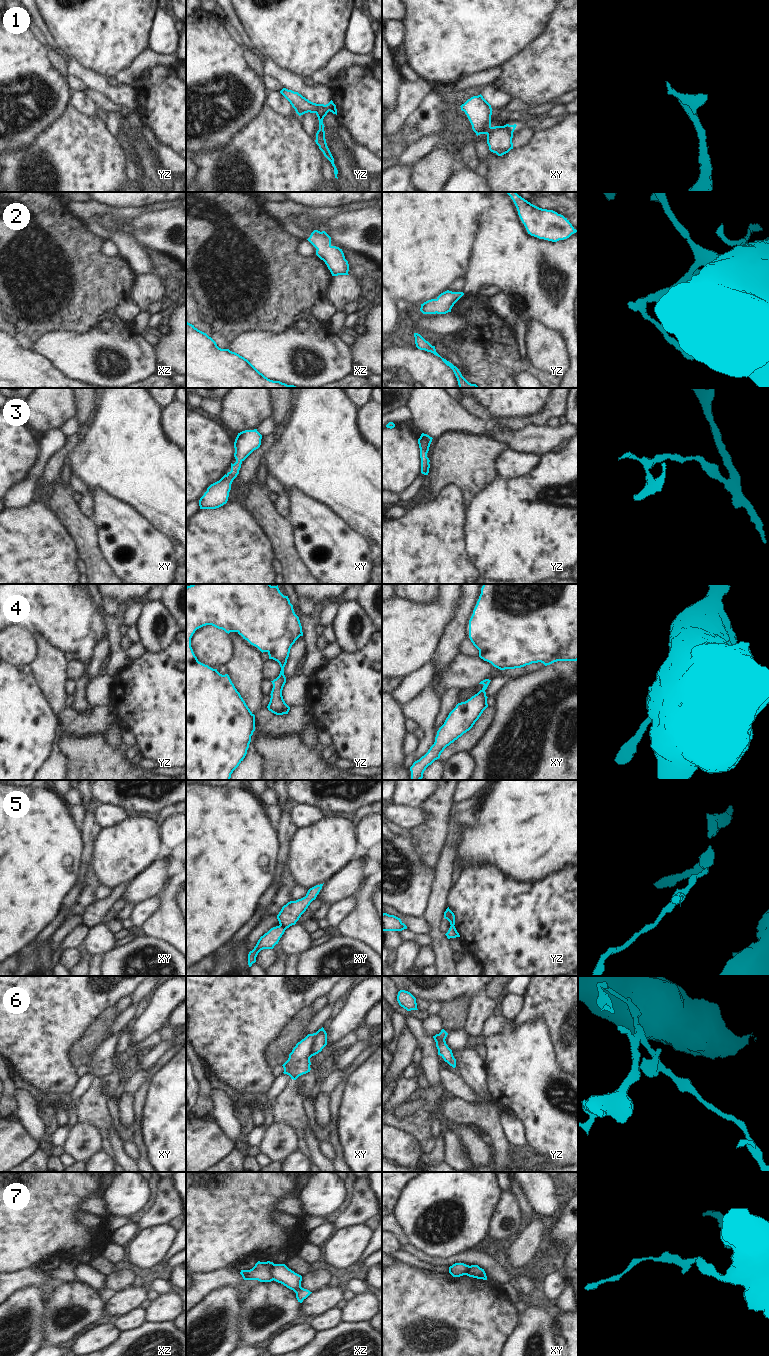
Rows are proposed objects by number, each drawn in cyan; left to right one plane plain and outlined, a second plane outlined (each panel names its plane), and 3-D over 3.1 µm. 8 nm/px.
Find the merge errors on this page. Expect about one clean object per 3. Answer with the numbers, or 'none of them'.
1, 5, 6, 7

